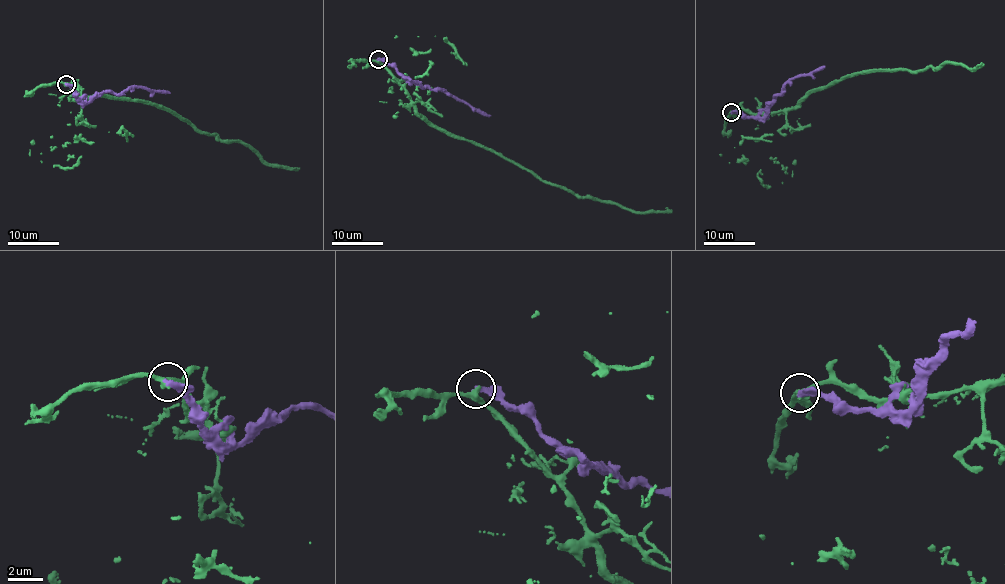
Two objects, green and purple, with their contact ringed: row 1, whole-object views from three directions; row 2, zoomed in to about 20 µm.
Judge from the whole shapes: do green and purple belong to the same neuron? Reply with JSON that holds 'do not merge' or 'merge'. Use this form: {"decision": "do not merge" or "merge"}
{"decision": "do not merge"}

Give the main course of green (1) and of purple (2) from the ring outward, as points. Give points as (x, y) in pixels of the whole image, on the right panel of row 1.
1: (732, 112), (792, 110), (814, 91), (876, 69), (916, 72), (952, 61), (973, 69), (981, 62)
2: (732, 112), (746, 117), (764, 116), (773, 97), (784, 93), (790, 80), (824, 66)

